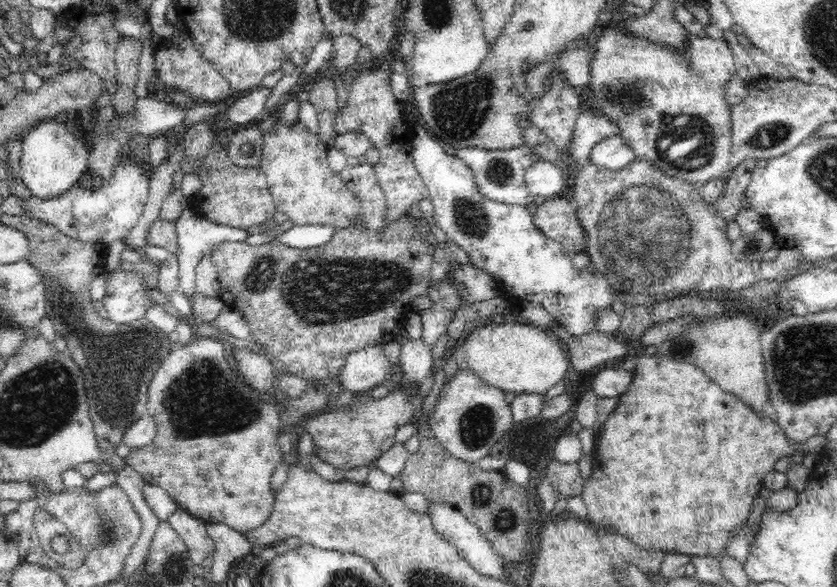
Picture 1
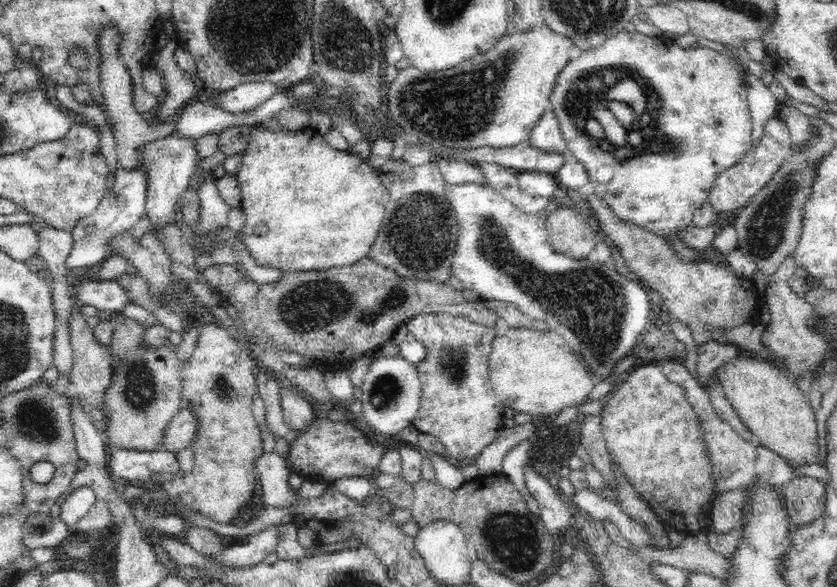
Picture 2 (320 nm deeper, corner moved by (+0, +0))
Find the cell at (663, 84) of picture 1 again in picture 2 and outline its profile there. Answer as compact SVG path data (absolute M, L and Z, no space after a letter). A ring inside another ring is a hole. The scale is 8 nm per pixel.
M624 30L614 34L596 48L574 54L556 77L549 106L559 122L569 158L583 164L588 173L588 191L603 200L622 222L631 222L653 232L656 236L664 237L691 224L694 210L709 200L709 190L713 187L716 178L734 164L738 164L752 147L752 119L747 93L746 83L740 73L730 63L730 59L718 51L703 46L682 48L666 37L646 36L637 30Z

